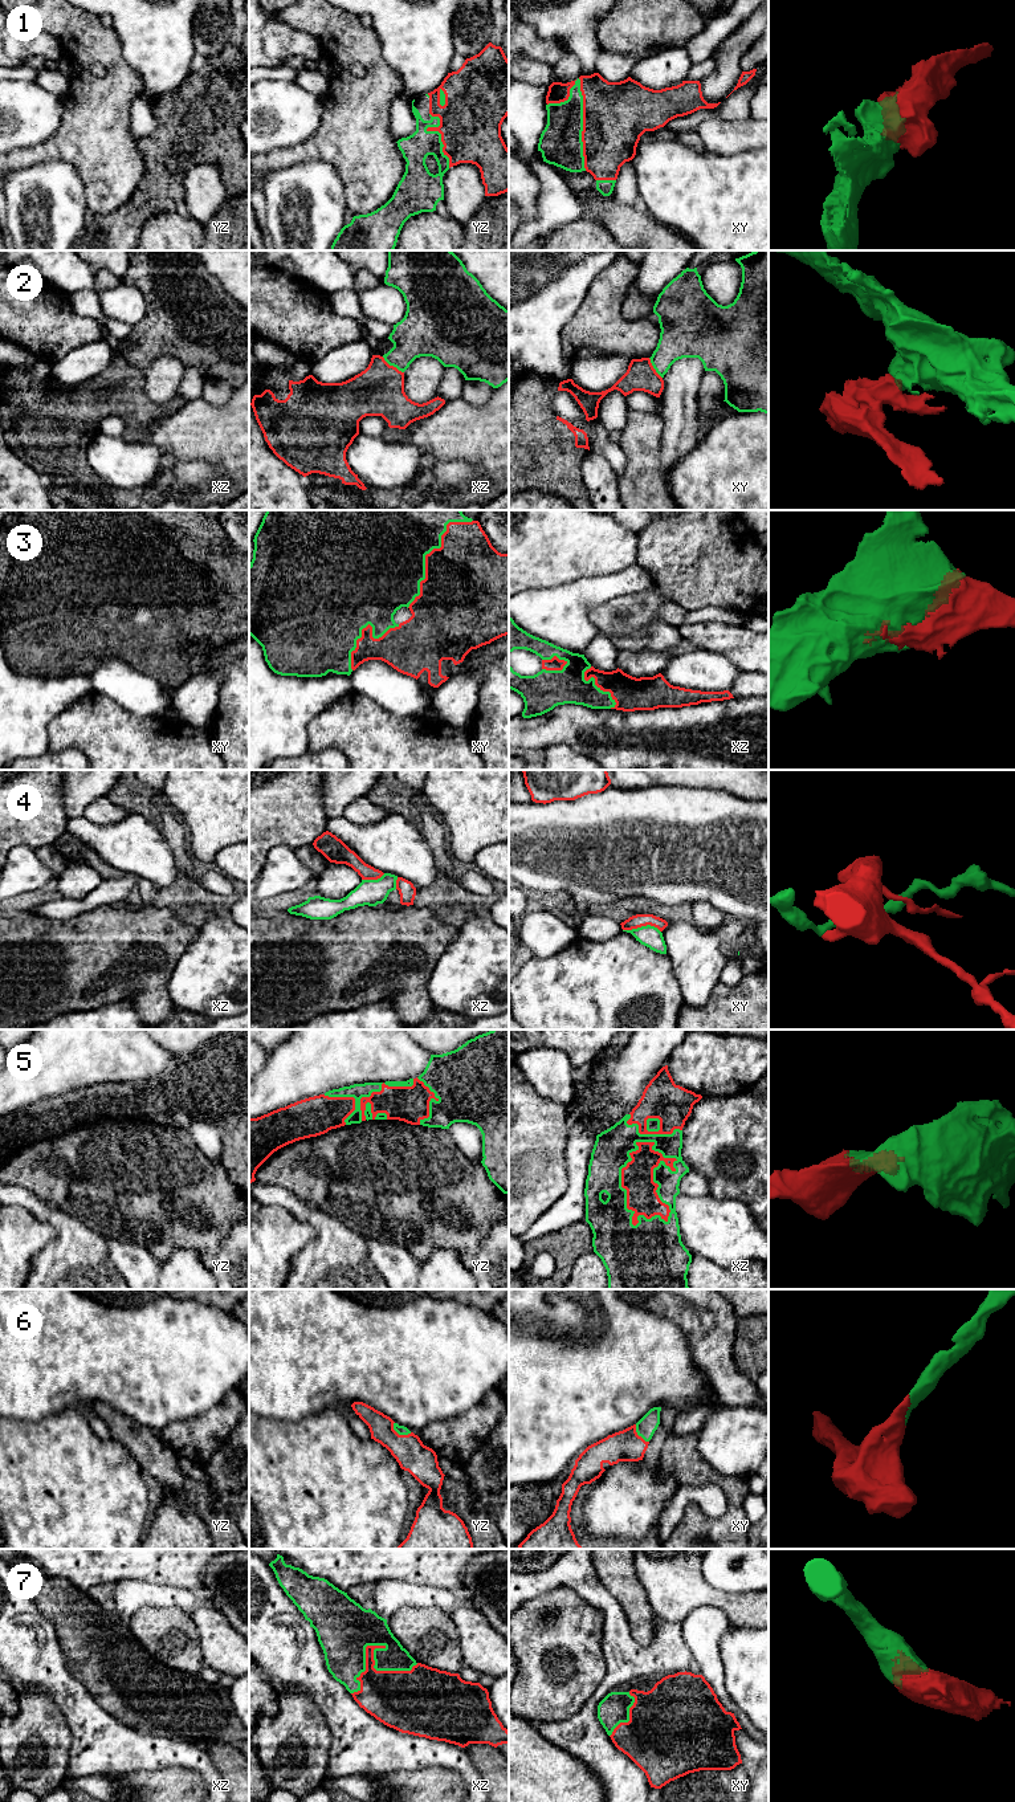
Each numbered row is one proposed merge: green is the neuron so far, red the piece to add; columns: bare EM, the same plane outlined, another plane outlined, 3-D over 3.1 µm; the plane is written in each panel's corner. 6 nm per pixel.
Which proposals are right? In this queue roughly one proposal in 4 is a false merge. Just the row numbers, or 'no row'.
1, 3, 5, 6, 7

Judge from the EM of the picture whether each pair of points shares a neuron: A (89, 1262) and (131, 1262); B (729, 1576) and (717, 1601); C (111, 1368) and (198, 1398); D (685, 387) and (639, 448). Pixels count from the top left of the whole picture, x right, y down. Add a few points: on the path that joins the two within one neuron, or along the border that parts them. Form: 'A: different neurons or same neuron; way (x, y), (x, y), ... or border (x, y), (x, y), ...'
A: different neurons; border (106, 1239), (109, 1259), (122, 1275)
B: different neurons; border (701, 1568), (702, 1577), (717, 1589), (753, 1591)
C: same neuron; way (133, 1368), (167, 1368), (176, 1377)
D: different neurons; border (659, 414), (663, 422), (661, 451)

